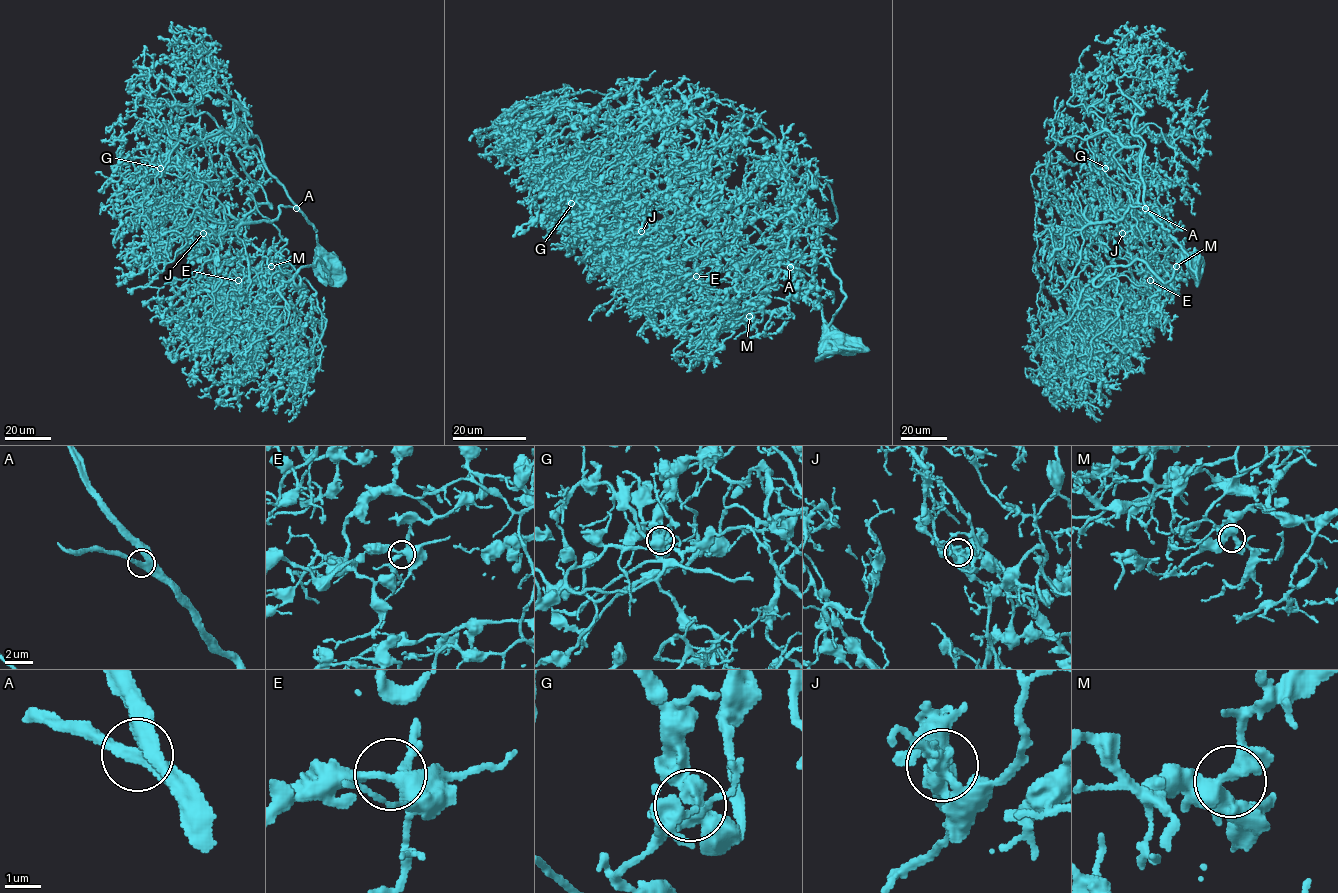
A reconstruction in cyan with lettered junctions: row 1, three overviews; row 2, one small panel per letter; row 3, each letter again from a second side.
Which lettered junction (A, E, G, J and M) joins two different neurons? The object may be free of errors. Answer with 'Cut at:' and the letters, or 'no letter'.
Cut at: J

